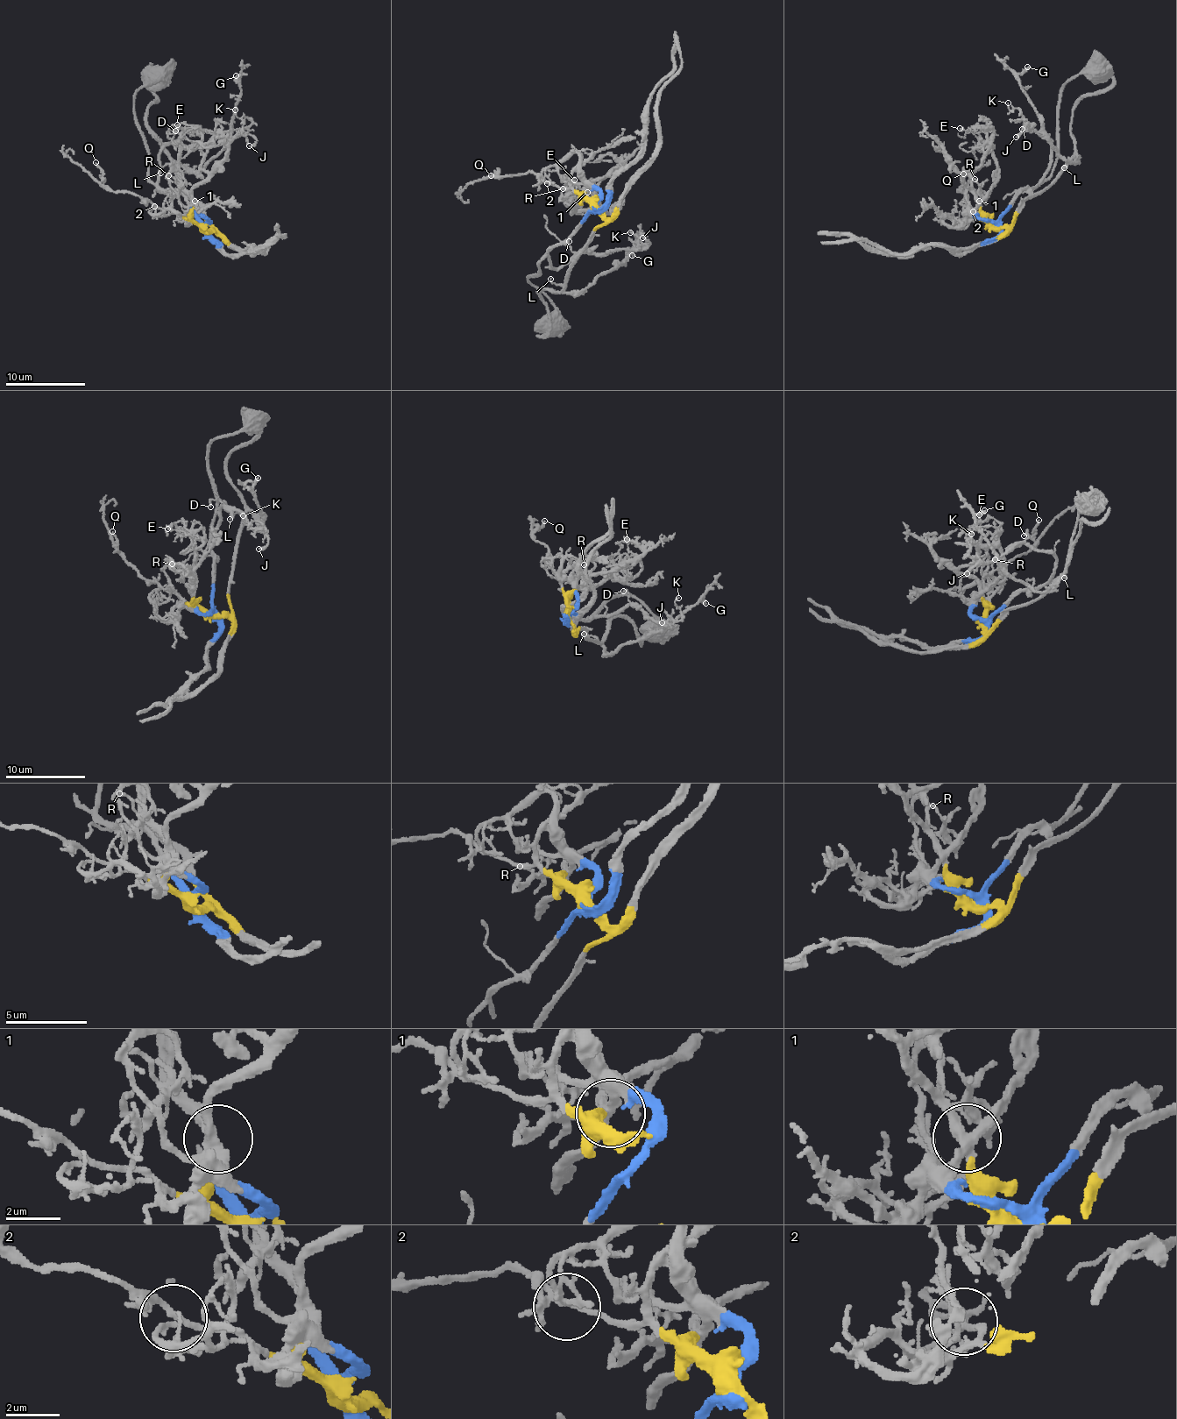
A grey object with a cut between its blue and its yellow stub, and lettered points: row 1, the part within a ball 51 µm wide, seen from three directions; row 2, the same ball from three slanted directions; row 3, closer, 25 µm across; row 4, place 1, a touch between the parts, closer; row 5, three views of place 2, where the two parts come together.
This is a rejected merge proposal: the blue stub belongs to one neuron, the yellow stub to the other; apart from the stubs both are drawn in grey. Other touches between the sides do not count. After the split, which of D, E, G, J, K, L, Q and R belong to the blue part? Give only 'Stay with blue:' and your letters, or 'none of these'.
Stay with blue: D, E, J, K, R

